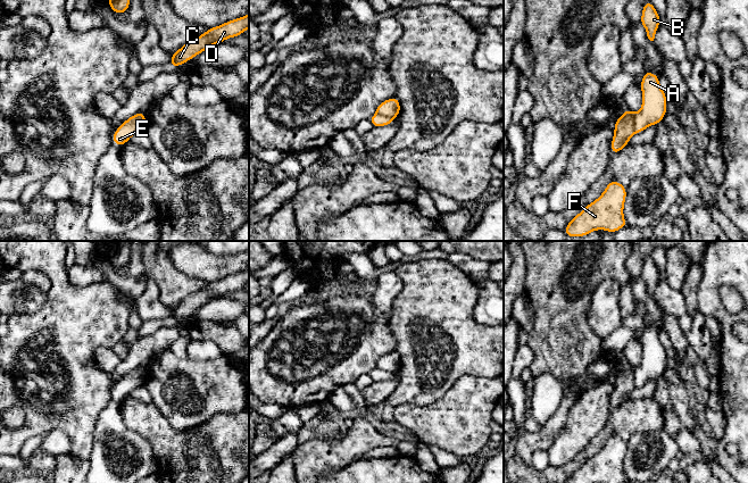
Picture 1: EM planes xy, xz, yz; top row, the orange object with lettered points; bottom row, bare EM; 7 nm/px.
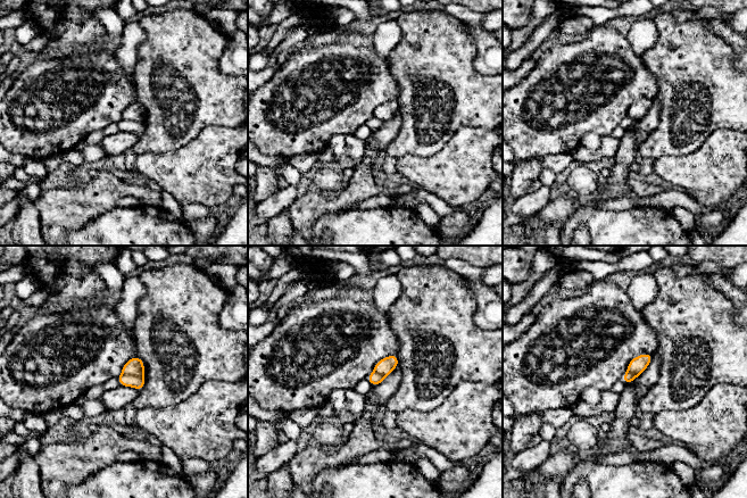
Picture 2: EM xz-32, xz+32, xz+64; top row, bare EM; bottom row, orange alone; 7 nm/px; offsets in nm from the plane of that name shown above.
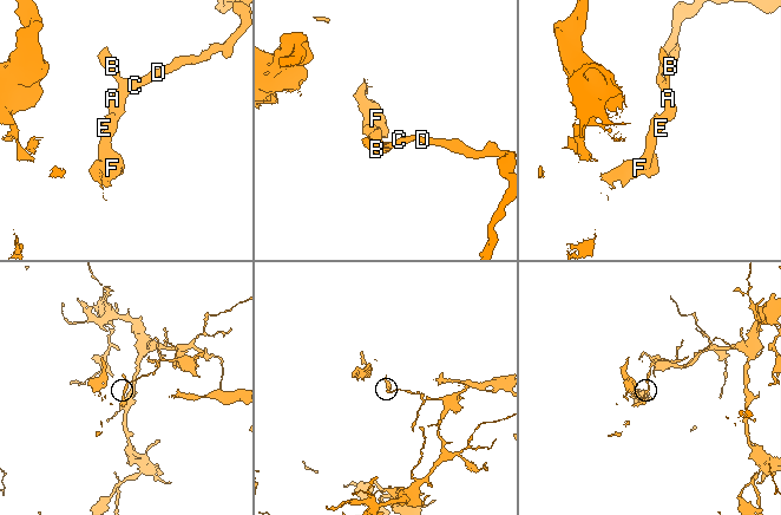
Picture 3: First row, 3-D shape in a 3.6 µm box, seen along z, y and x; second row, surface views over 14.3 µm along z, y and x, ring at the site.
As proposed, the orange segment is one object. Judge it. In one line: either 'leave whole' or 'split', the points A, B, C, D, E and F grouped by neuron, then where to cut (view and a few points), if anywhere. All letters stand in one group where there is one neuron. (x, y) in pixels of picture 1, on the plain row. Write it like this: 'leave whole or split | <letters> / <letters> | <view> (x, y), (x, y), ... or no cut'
split | A B C D E / F | yz (633, 368), (633, 384), (636, 386)

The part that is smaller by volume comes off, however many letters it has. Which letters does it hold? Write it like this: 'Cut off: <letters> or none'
Cut off: F

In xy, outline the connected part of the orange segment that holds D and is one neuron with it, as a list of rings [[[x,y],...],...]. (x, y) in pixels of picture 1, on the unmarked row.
[[[249,268],[209,283],[200,291],[188,295],[176,307],[171,308],[172,317],[169,320],[172,323],[178,322],[207,305],[209,301],[222,298],[228,292],[241,290],[247,283],[249,283]]]

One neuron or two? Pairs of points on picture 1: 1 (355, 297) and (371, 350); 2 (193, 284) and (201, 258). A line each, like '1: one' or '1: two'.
1: one
2: two

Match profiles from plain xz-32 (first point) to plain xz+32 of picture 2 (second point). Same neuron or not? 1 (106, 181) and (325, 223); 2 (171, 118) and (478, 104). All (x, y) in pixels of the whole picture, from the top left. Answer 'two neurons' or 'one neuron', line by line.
1: two neurons
2: one neuron

